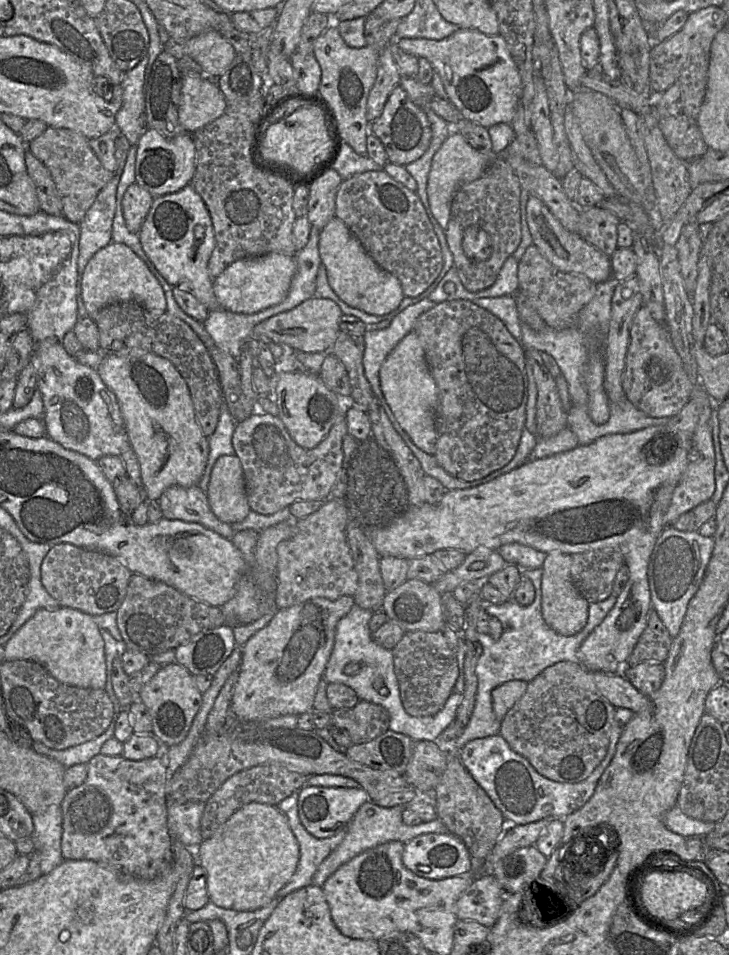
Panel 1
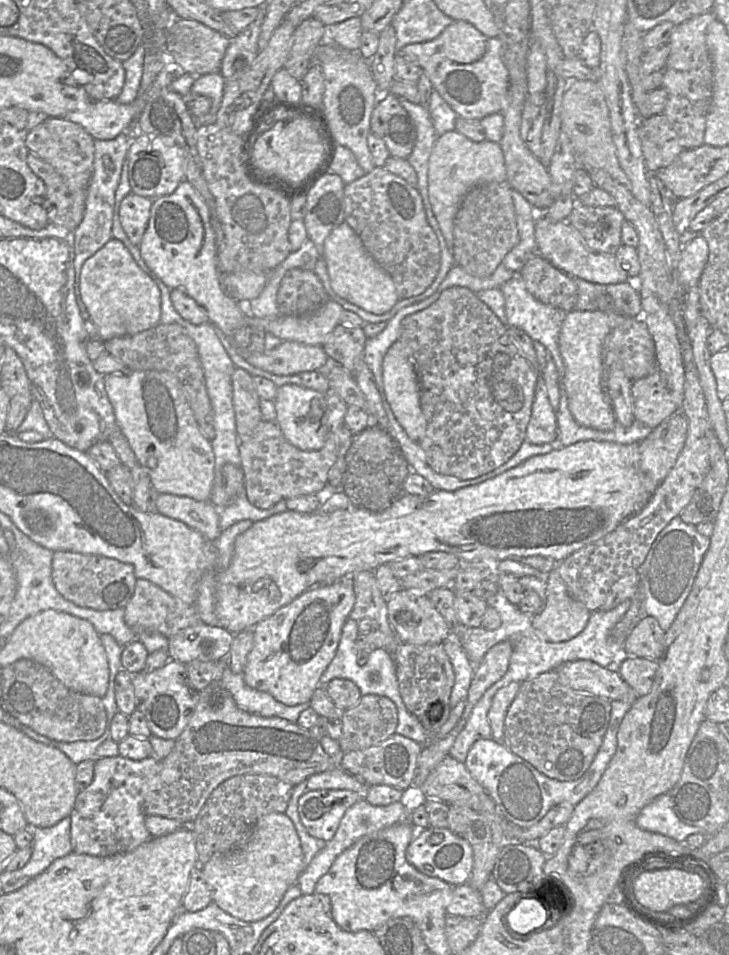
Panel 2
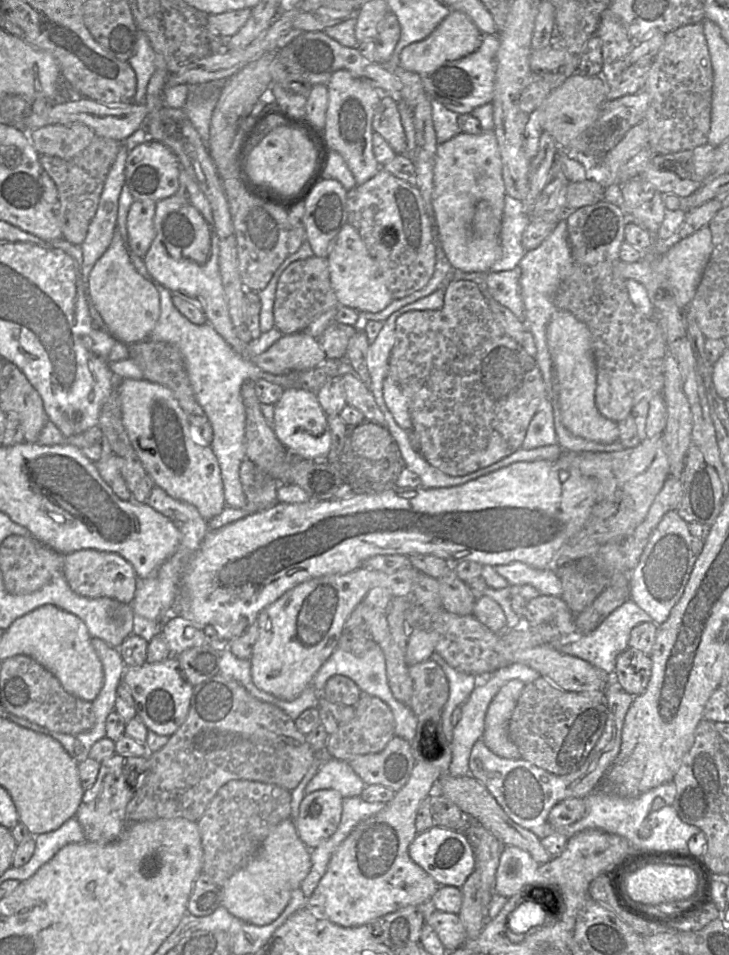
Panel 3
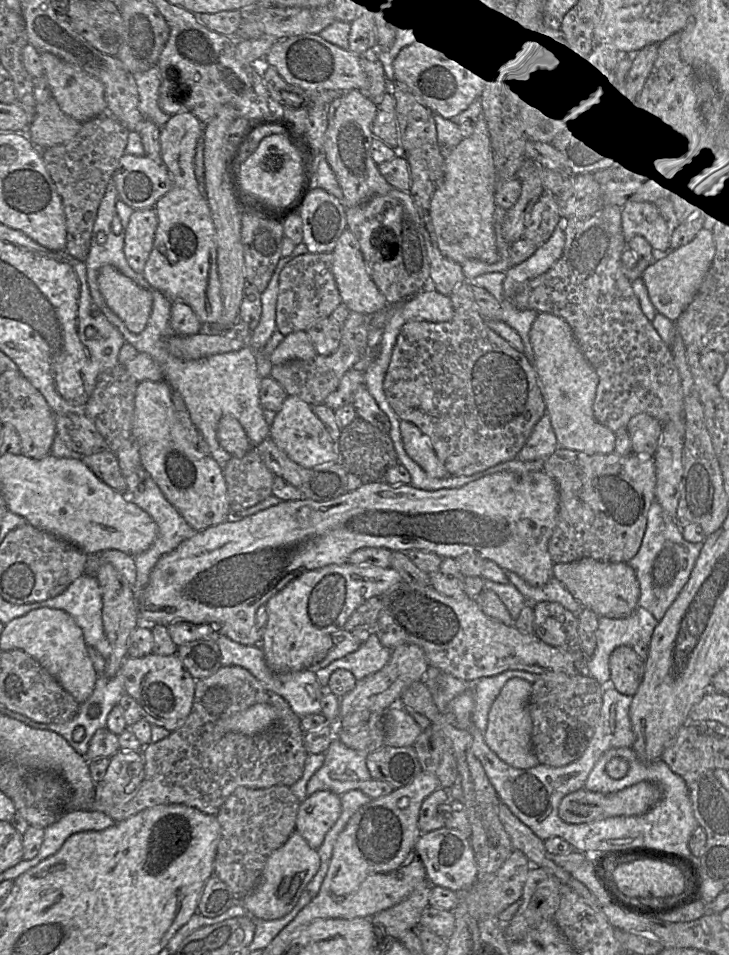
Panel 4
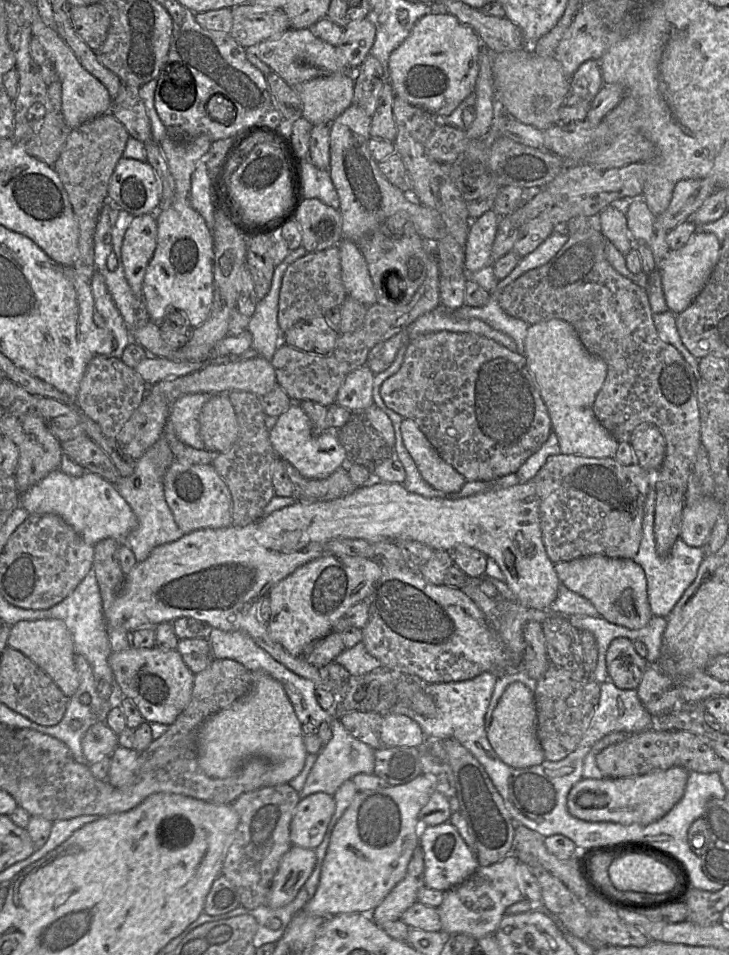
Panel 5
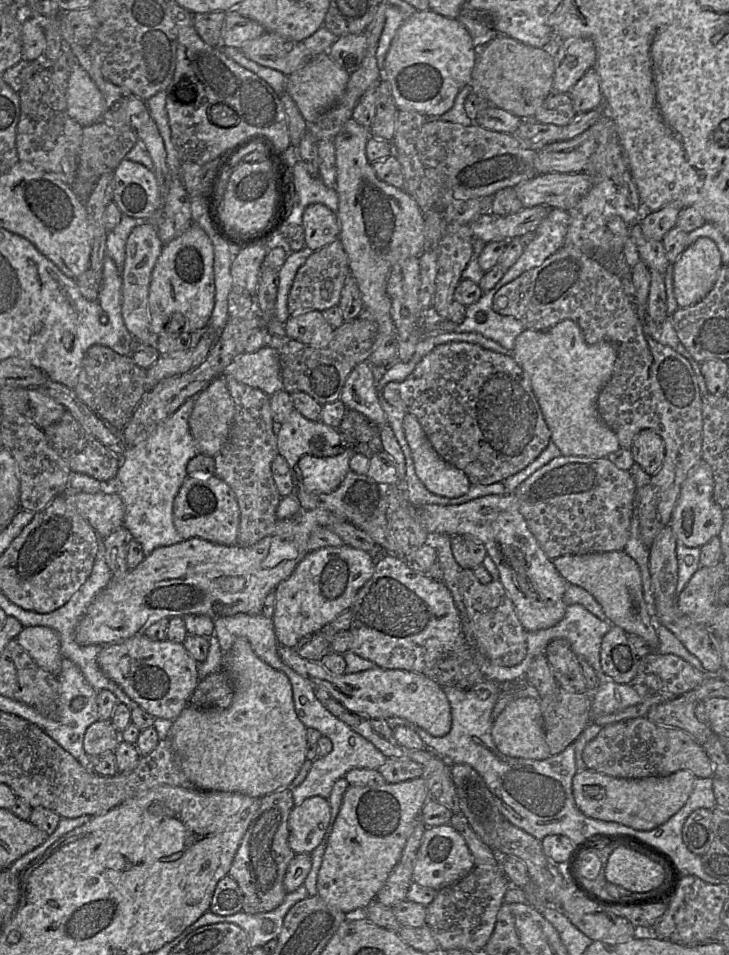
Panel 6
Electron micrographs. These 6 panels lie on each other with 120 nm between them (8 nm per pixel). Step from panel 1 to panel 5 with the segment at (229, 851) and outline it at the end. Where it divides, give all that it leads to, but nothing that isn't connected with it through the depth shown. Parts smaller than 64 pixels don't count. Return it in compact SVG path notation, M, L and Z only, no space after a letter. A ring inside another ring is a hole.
M292 845L273 877L267 906L277 909L291 903L312 874L316 860L315 850Z

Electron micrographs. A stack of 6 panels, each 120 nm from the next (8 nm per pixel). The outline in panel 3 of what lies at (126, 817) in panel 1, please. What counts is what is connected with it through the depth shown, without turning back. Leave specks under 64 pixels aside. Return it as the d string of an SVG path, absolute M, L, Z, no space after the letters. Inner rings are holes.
M115 753L100 762L96 781L90 788L84 790L75 815L83 829L86 841L108 844L122 835L127 826L126 807L136 792L140 774L149 768L148 754L139 757Z

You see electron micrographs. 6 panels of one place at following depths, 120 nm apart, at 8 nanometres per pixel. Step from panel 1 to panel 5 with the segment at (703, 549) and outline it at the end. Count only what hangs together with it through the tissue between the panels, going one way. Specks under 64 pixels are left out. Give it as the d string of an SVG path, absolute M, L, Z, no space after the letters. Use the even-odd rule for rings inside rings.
M651 482L644 507L642 538L638 553L632 560L644 570L648 602L652 615L667 618L684 591L696 578L698 567L705 556L702 547L688 546L680 537L676 539L667 556L661 557L657 554L654 537L655 504L656 491Z

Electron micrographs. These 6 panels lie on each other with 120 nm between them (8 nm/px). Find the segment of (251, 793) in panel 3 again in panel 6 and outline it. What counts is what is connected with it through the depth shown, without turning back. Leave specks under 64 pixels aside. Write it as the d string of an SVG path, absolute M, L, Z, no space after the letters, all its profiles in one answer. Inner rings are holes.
M290 786L265 795L259 801L259 808L241 840L228 872L228 875L237 881L243 893L242 911L250 914L269 912L281 905L287 894L283 886L283 879L290 861L296 855L288 845L288 818L295 807L292 787Z

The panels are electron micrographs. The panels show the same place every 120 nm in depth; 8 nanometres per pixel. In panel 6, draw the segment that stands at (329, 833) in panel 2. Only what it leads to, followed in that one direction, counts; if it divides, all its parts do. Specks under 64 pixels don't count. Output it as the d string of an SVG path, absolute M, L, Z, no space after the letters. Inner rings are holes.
M313 796L295 806L288 818L288 845L295 854L311 854L330 823L328 799Z

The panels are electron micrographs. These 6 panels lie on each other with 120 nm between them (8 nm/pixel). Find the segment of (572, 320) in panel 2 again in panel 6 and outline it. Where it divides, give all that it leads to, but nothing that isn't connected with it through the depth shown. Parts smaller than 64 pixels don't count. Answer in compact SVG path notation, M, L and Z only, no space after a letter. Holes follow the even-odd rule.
M566 319L545 331L525 329L515 339L511 354L528 375L551 431L551 441L562 455L605 458L620 448L616 434L602 420L597 409L598 396L609 381L617 359L611 343L587 344L581 328Z

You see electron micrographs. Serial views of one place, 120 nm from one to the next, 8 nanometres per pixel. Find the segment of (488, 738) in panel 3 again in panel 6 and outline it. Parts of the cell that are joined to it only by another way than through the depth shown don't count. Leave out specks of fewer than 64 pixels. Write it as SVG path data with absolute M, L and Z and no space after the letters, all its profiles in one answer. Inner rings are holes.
M521 697L510 701L493 721L491 736L497 749L509 757L544 760L551 755L546 743L540 699Z

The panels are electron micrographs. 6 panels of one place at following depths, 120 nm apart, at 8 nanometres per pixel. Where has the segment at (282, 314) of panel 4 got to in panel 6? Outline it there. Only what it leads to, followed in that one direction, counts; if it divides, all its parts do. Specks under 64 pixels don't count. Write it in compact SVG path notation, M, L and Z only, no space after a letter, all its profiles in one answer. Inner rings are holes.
M339 238L322 247L307 258L298 269L291 286L287 307L290 315L297 315L312 310L324 311L338 305L341 291L350 274L347 254Z

